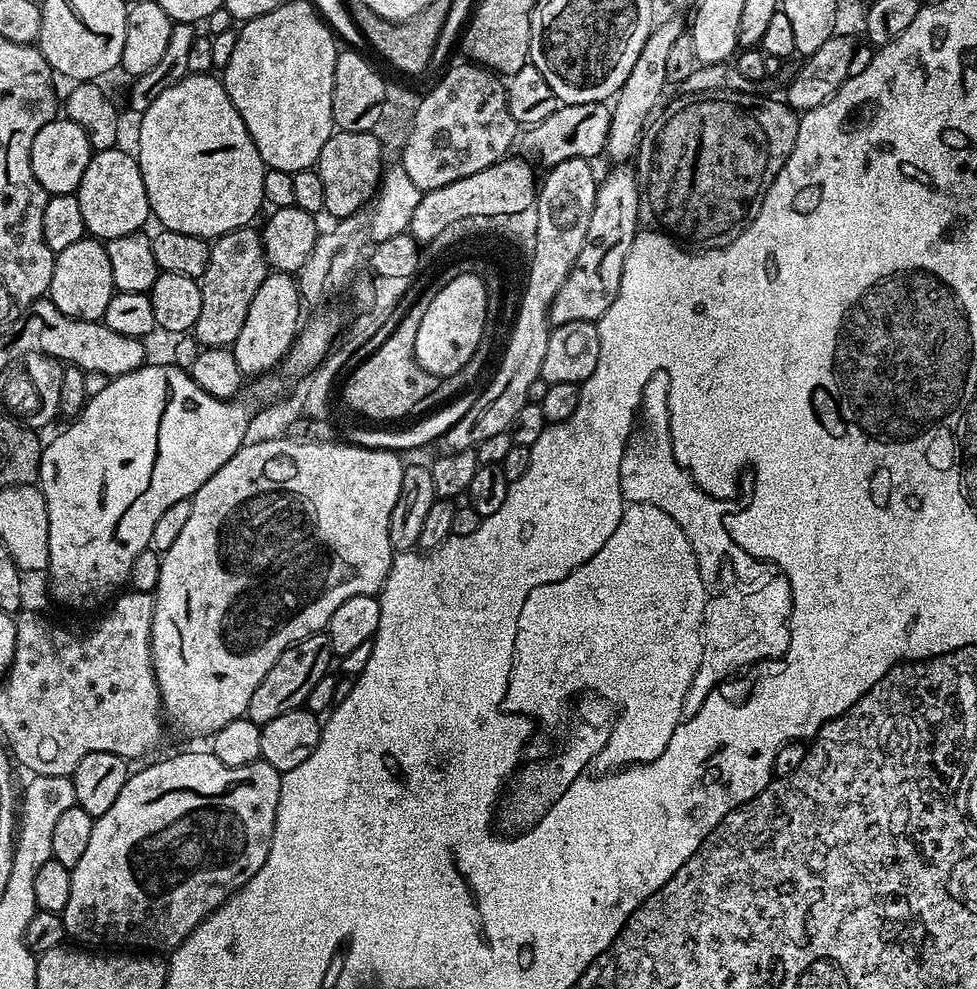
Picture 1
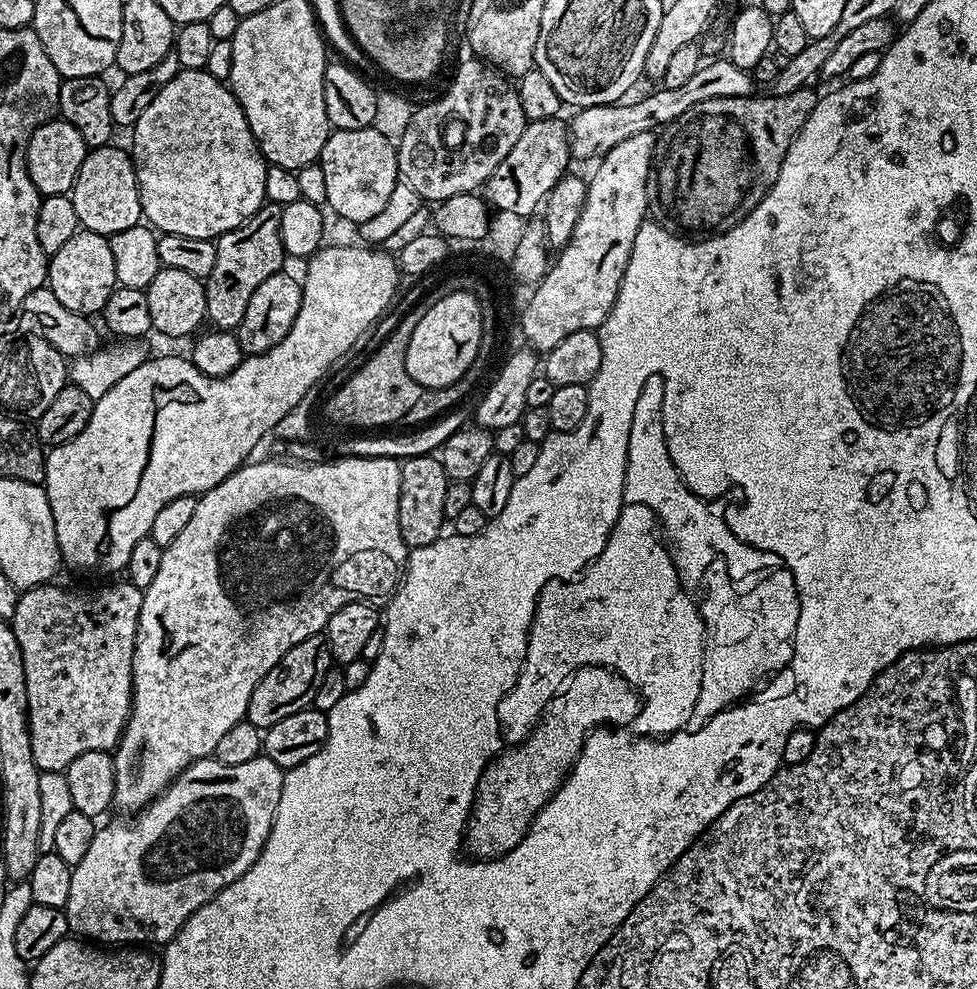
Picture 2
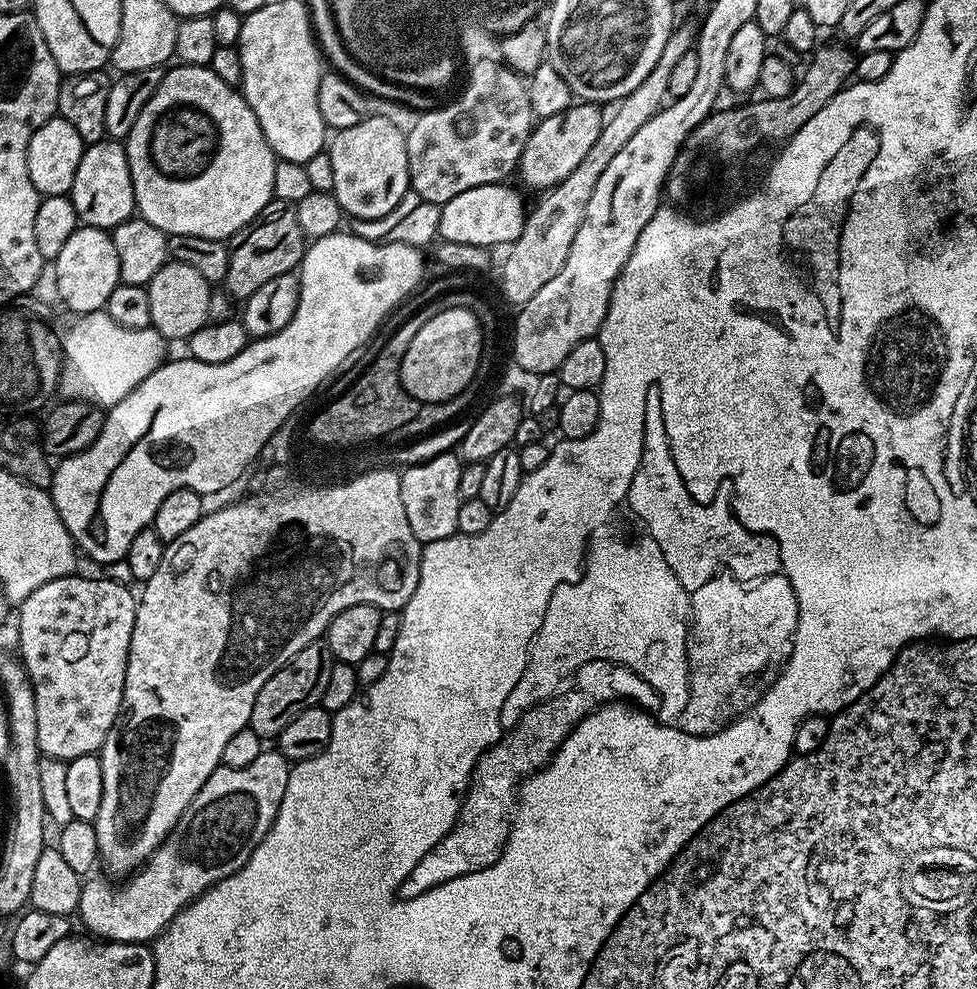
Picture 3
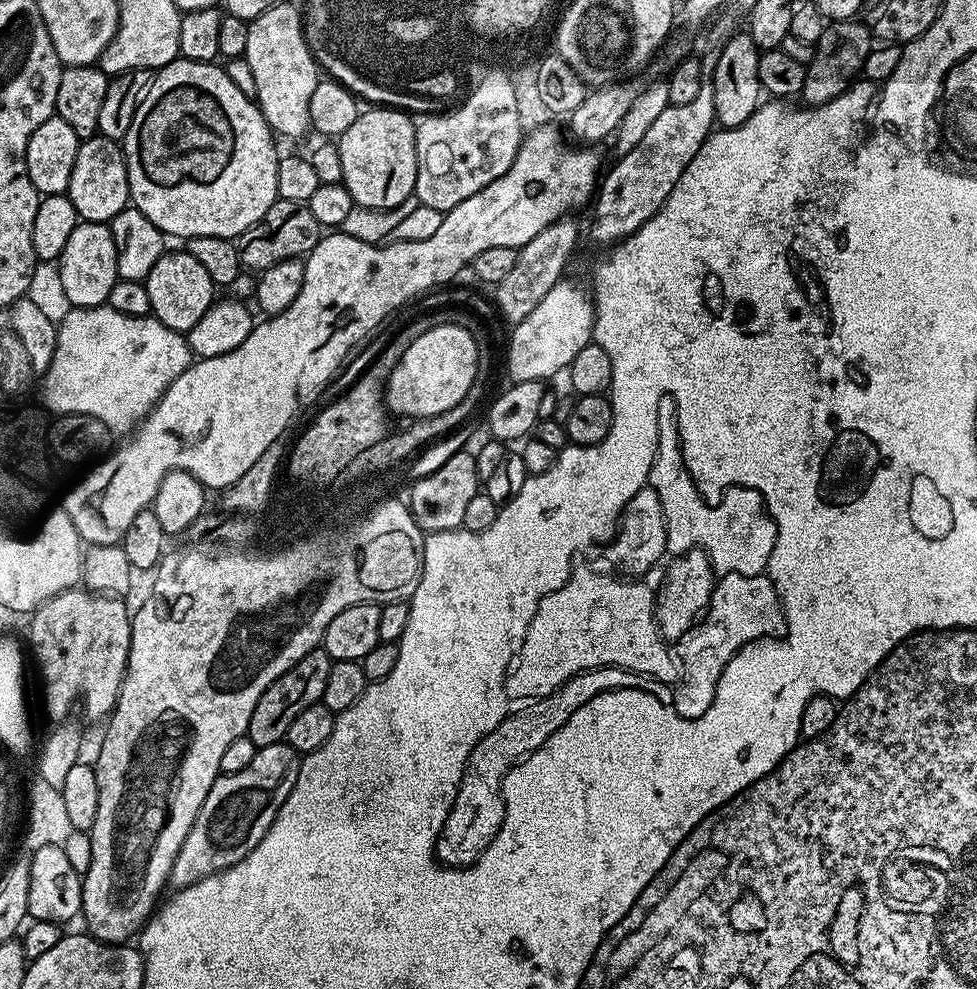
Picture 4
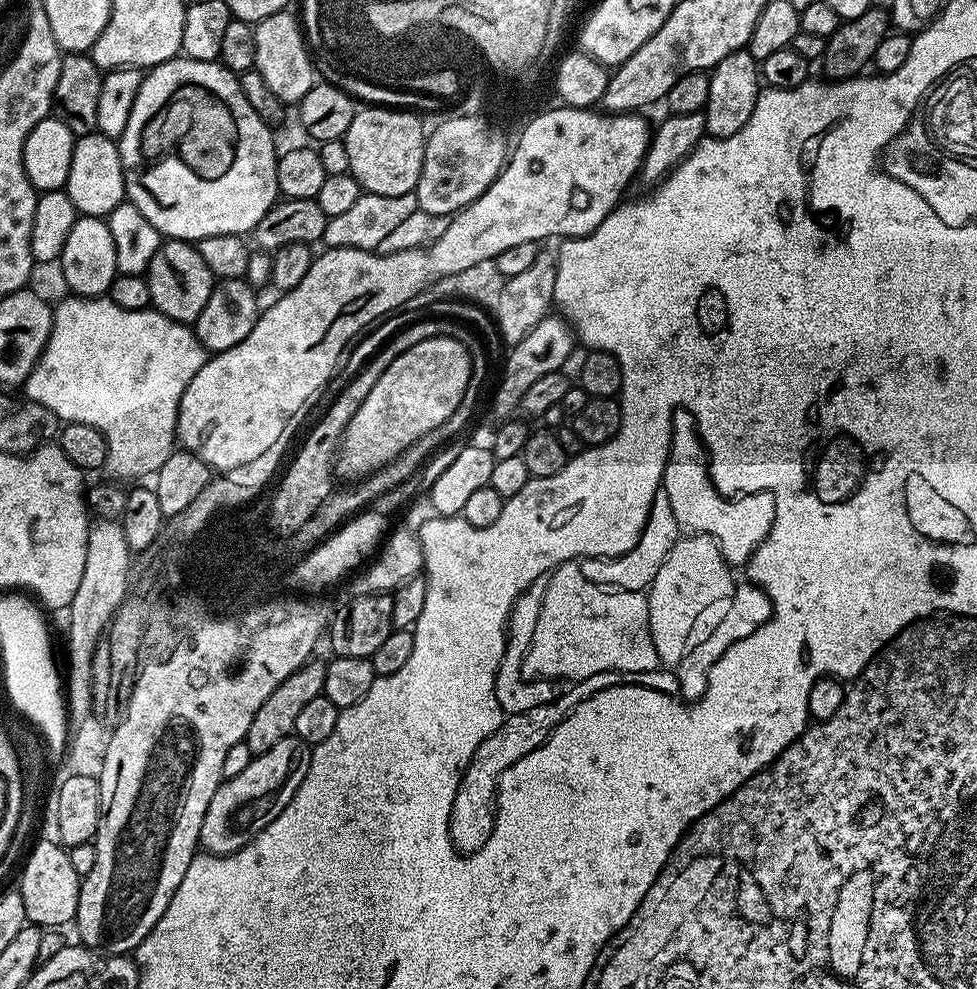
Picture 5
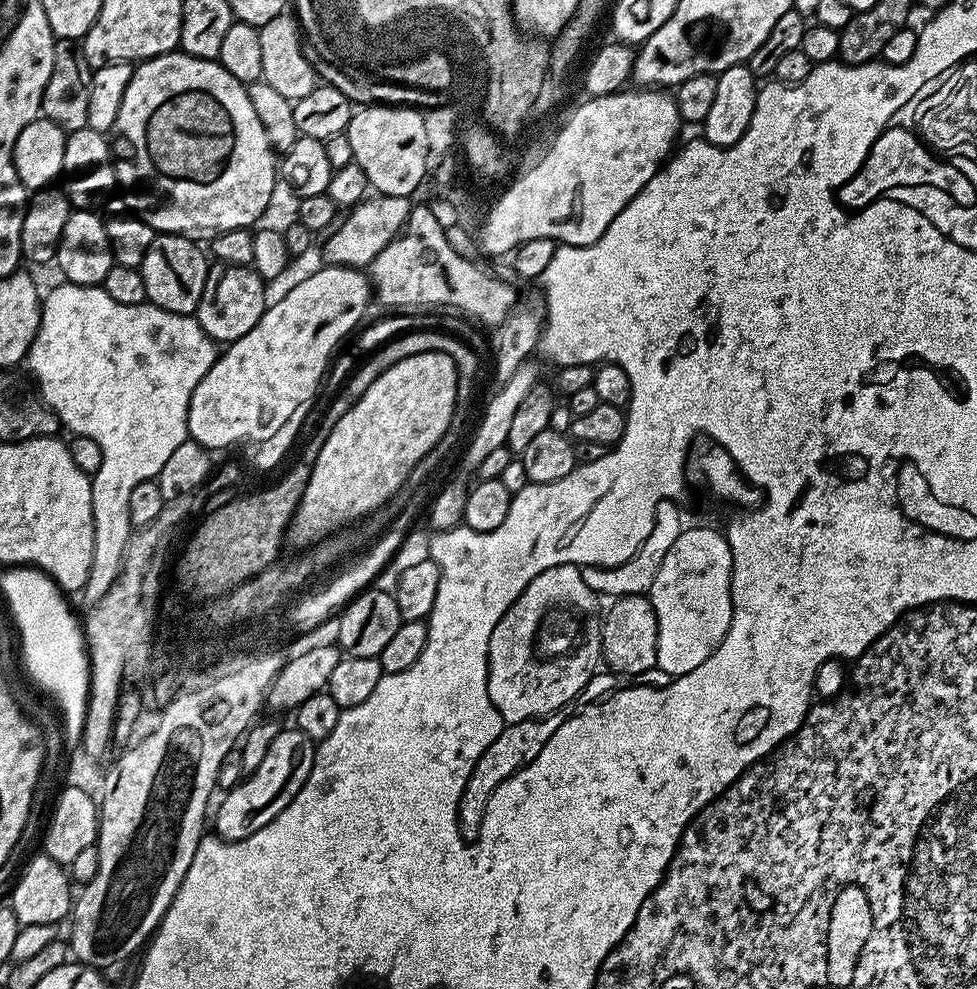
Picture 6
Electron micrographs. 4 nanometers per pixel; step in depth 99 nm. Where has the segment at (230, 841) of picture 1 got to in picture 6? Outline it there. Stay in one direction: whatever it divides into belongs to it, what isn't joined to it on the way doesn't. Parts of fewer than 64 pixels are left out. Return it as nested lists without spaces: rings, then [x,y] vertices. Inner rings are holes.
[[[288,726],[280,731],[278,738],[274,738],[274,742],[270,742],[270,750],[266,753],[266,758],[262,758],[261,764],[258,765],[258,770],[247,773],[240,783],[233,788],[227,789],[223,793],[224,801],[217,808],[215,805],[215,835],[219,836],[221,840],[235,842],[242,838],[250,838],[250,834],[254,834],[254,830],[262,830],[262,826],[266,826],[266,822],[270,822],[279,812],[286,810],[286,806],[292,801],[294,794],[298,794],[298,790],[302,790],[302,786],[310,774],[310,766],[314,766],[315,753],[316,744],[314,741],[306,734],[299,732],[296,727]]]

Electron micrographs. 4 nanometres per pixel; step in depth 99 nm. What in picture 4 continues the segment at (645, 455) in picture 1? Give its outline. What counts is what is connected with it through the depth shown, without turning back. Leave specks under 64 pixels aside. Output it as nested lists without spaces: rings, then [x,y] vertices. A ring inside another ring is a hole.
[[[667,394],[658,402],[658,450],[648,475],[647,487],[658,494],[666,522],[669,553],[679,554],[701,548],[710,558],[712,571],[717,574],[733,572],[759,576],[769,571],[778,541],[776,521],[769,516],[763,496],[753,495],[753,500],[742,501],[733,512],[728,508],[711,508],[708,505],[711,503],[700,495],[686,470],[676,425],[676,403]]]

